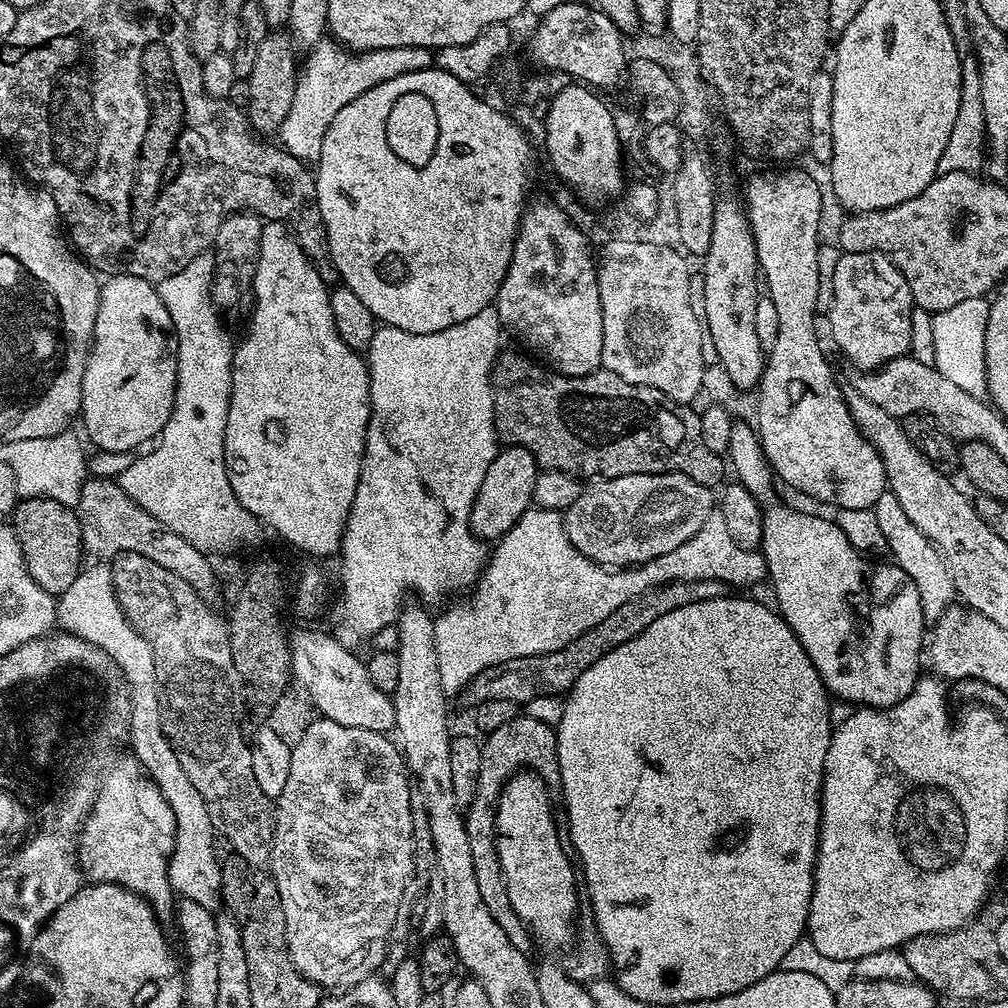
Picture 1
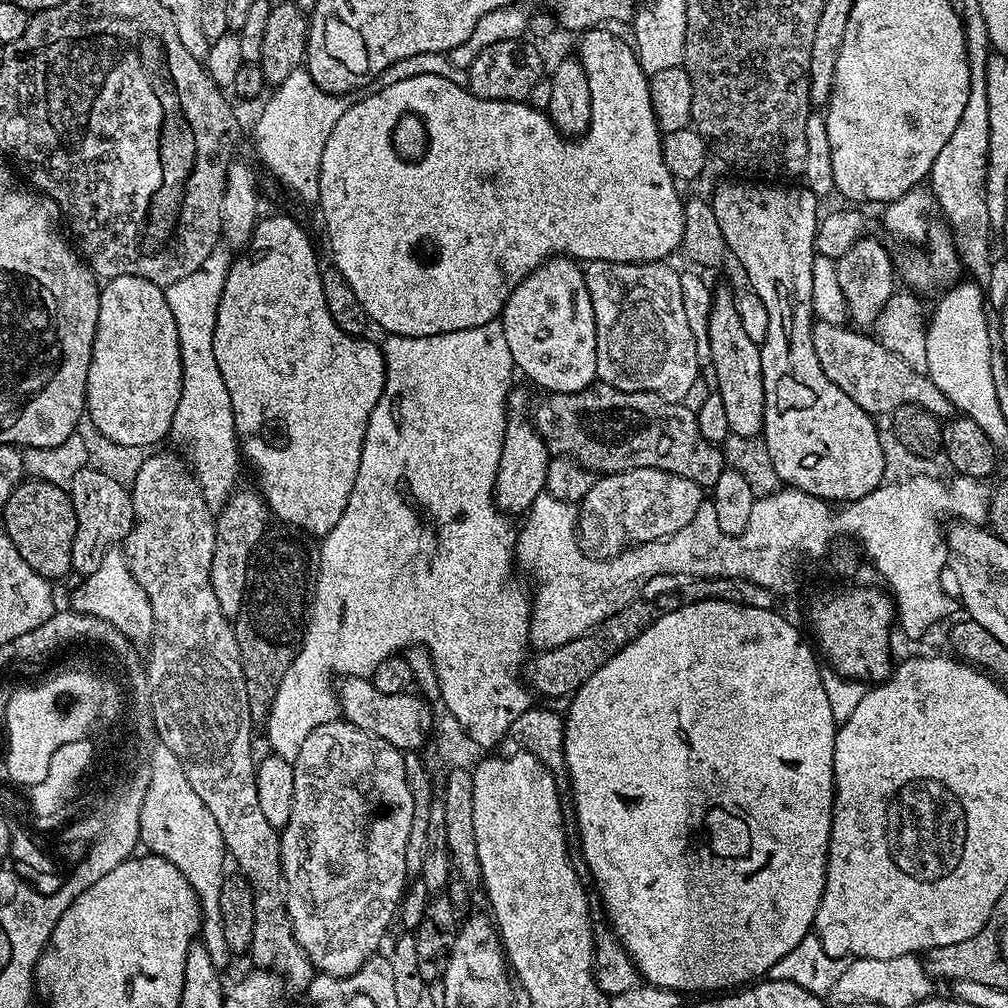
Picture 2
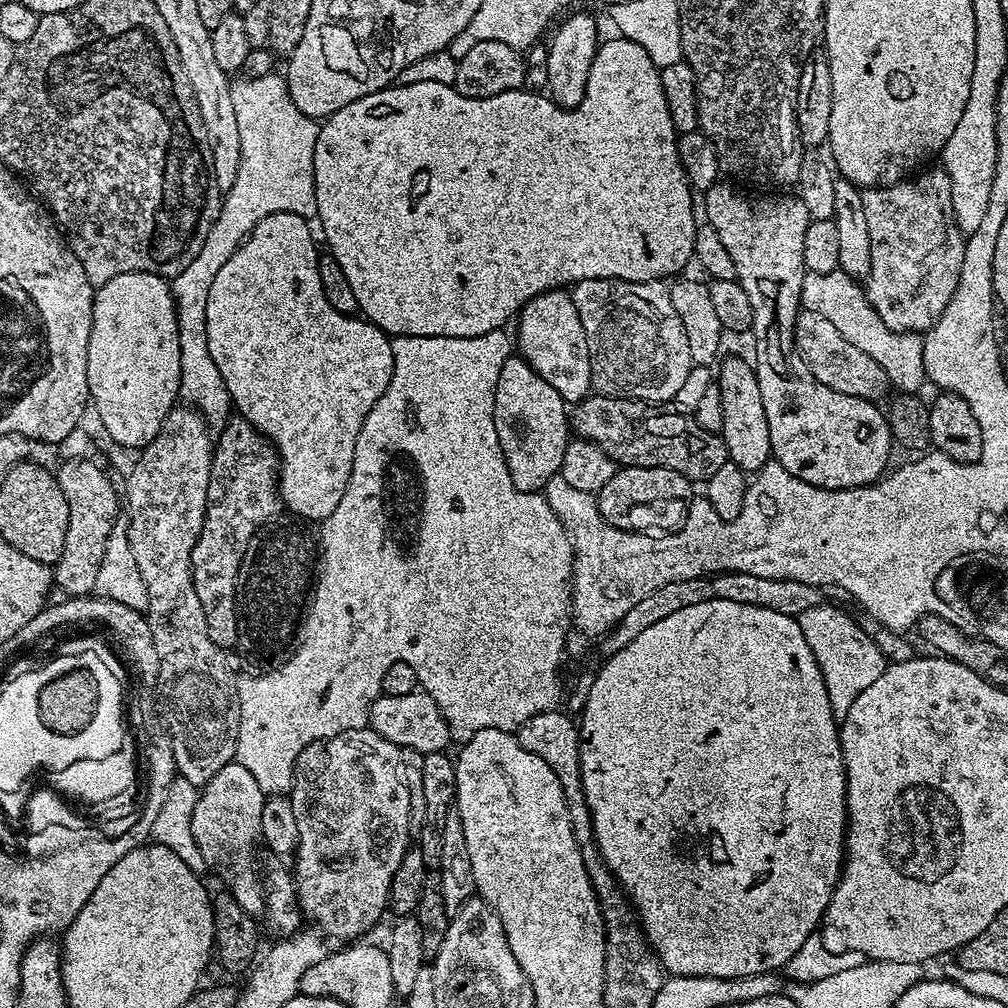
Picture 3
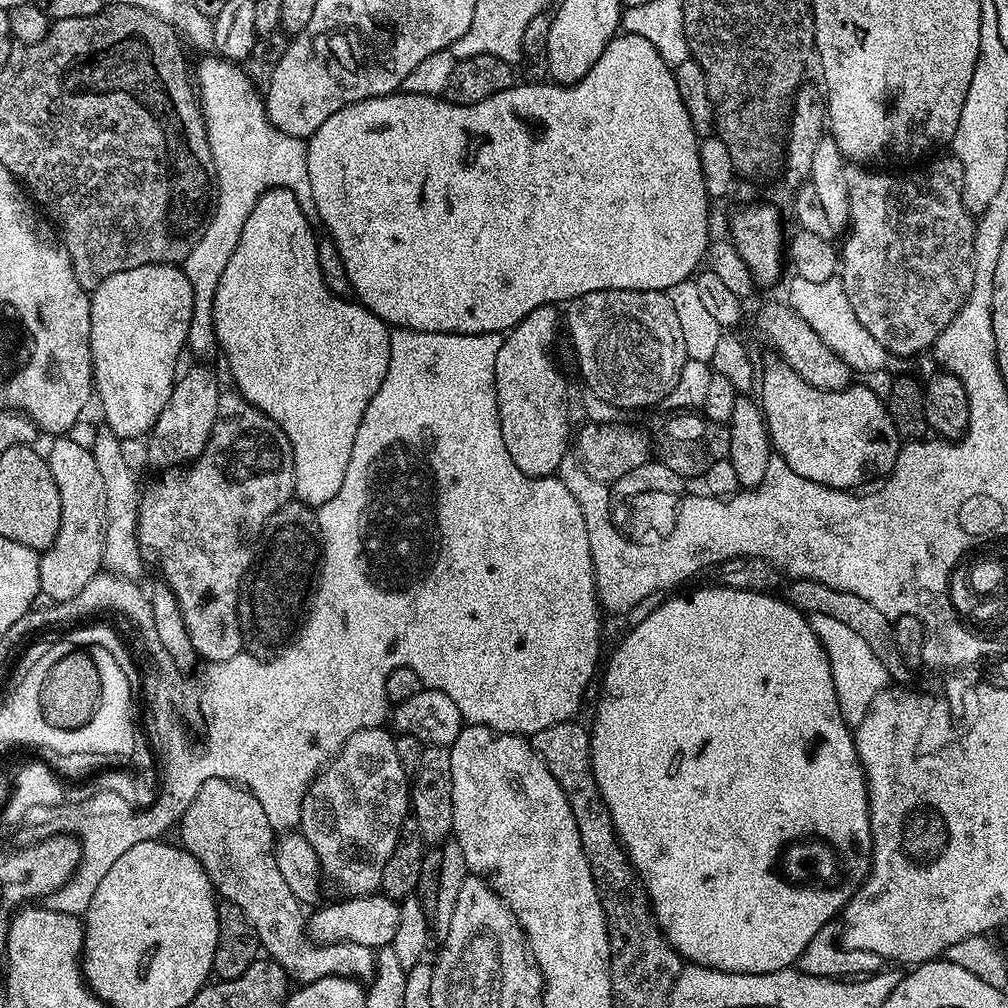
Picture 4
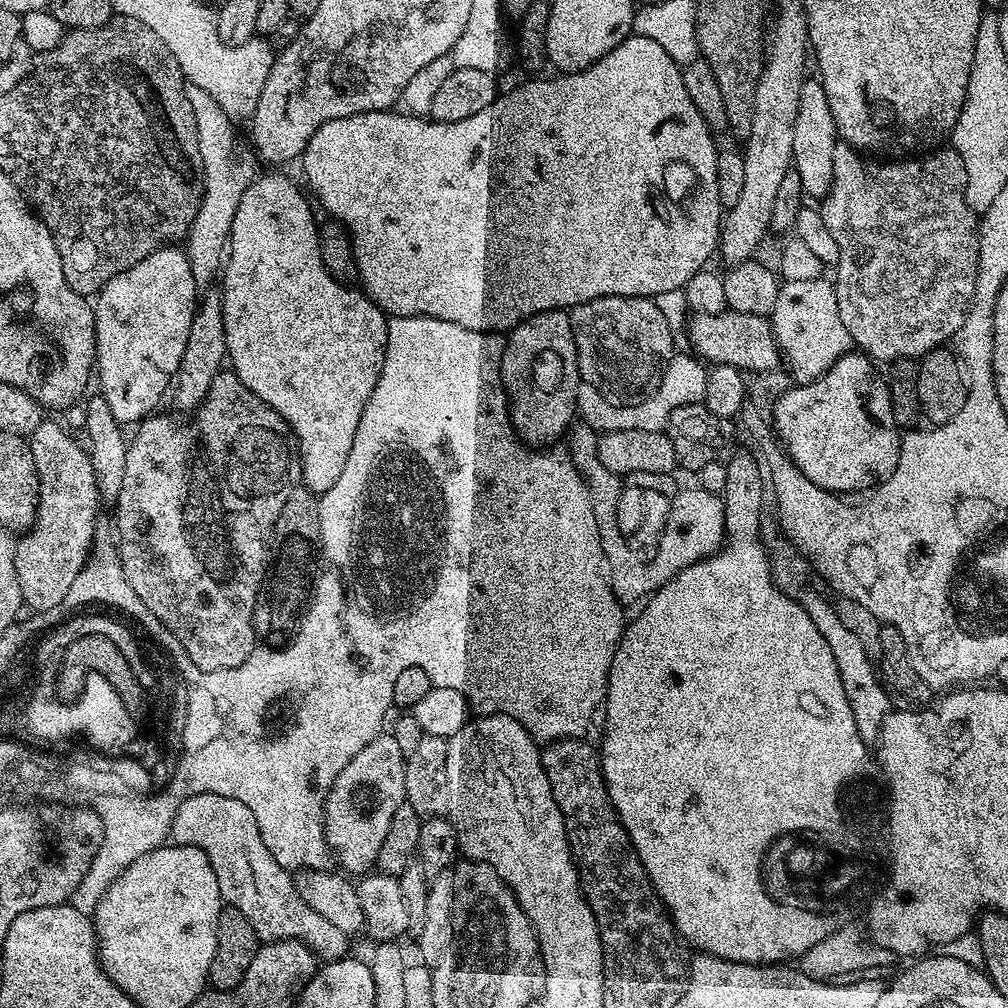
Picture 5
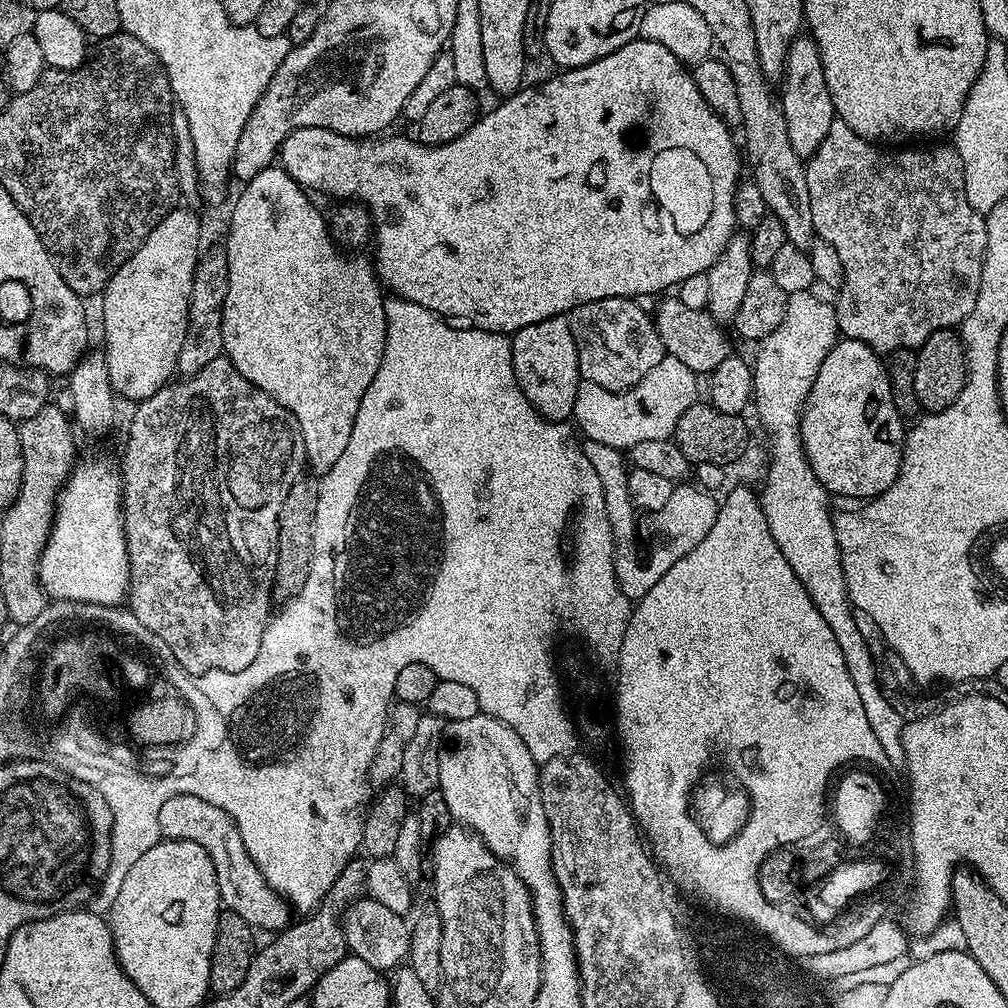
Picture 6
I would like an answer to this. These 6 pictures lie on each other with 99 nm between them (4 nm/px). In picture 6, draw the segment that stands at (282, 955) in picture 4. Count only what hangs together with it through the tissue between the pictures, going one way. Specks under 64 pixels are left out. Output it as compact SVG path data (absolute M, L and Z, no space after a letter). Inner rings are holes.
M179 793L166 798L162 810L158 813L158 826L163 839L198 842L198 846L202 846L202 850L210 854L210 862L214 862L214 874L218 878L220 903L227 911L242 914L242 918L246 918L246 922L256 930L283 930L288 927L288 901L266 882L262 870L258 870L246 850L246 842L242 842L238 826L232 821L230 814L226 814L226 810L203 801L202 798Z

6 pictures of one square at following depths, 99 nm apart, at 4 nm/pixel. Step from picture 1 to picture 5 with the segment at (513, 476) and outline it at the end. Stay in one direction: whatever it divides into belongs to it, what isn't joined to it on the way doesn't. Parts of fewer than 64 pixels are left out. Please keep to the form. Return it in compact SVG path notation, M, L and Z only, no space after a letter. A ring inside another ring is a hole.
M555 308L549 312L539 312L522 321L517 328L507 333L504 341L504 353L500 363L500 381L504 393L508 396L508 413L512 419L512 429L517 437L529 446L552 446L556 440L571 429L576 415L576 395L582 383L576 347L574 346L574 330L572 317L567 311Z

